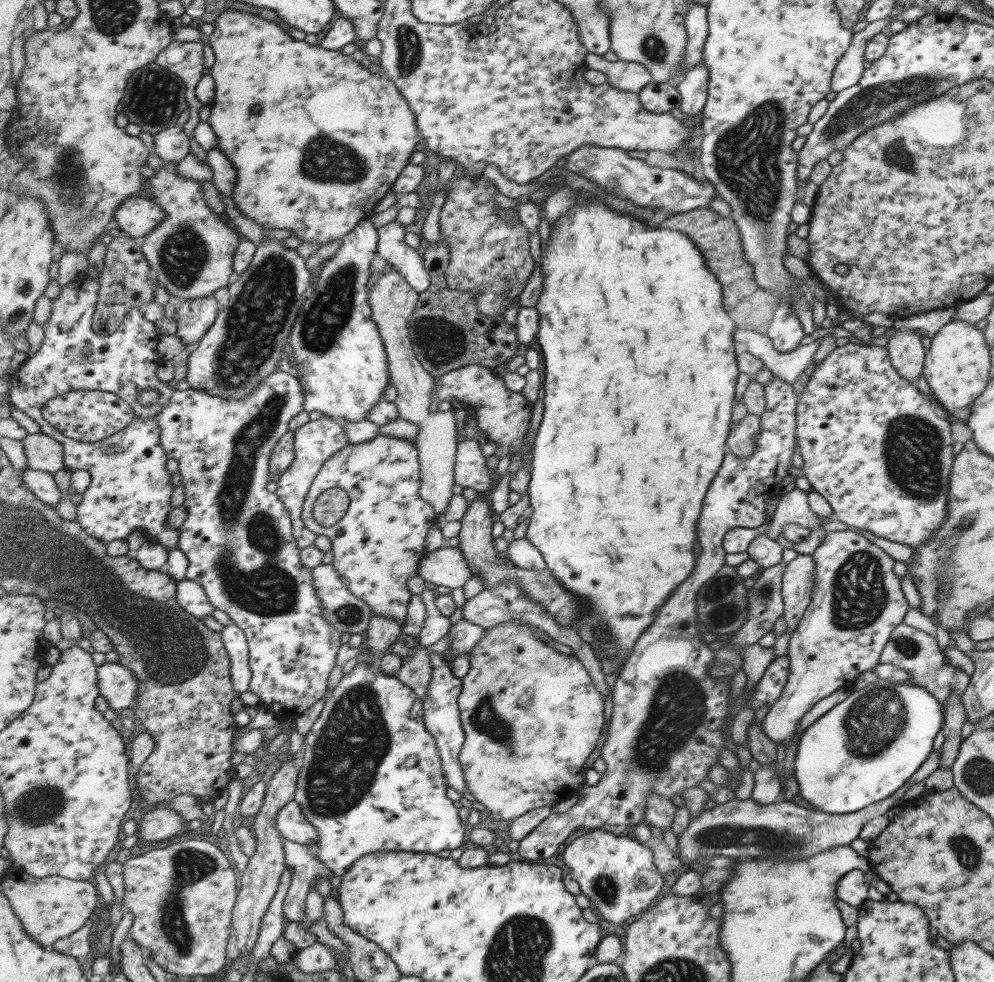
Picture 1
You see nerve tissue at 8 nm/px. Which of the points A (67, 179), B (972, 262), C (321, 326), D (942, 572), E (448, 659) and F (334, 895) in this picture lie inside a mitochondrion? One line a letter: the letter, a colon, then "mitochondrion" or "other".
A: mitochondrion
B: other
C: mitochondrion
D: mitochondrion
E: other
F: other

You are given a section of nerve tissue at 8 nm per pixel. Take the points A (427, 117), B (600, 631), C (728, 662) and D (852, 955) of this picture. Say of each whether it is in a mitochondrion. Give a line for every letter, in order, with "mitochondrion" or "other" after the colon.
A: other
B: mitochondrion
C: mitochondrion
D: other

